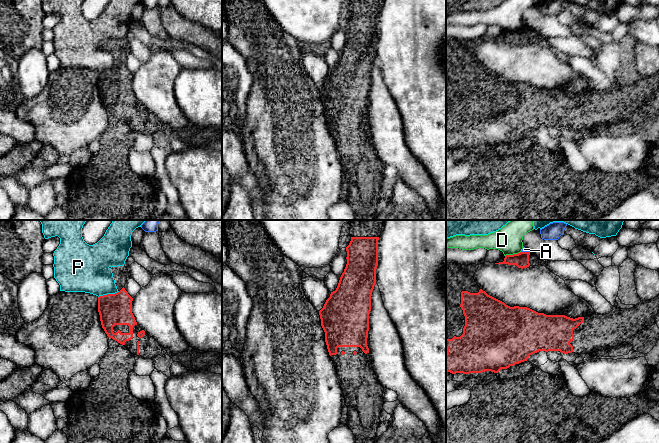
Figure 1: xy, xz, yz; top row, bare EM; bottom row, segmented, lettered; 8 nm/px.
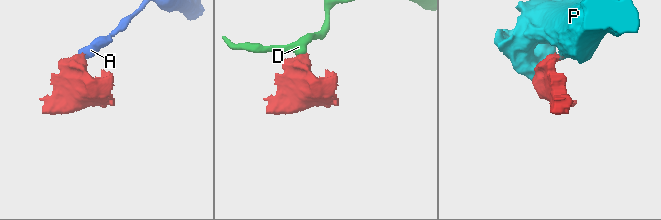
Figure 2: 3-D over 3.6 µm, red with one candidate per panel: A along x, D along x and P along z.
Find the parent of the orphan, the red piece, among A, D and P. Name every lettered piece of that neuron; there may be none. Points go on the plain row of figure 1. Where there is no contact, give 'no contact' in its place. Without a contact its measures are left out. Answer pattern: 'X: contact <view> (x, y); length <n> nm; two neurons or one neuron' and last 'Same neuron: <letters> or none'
A: contact yz (525, 28); length 70 nm; two neurons
D: contact yz (513, 30); length 130 nm; two neurons
P: contact xy (108, 70); length 180 nm; two neurons
Same neuron: none

